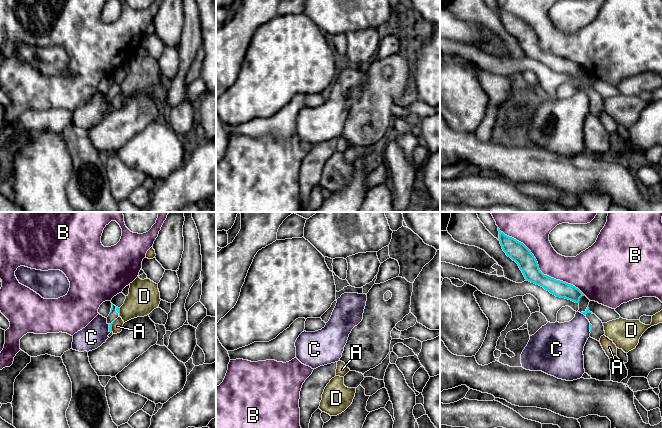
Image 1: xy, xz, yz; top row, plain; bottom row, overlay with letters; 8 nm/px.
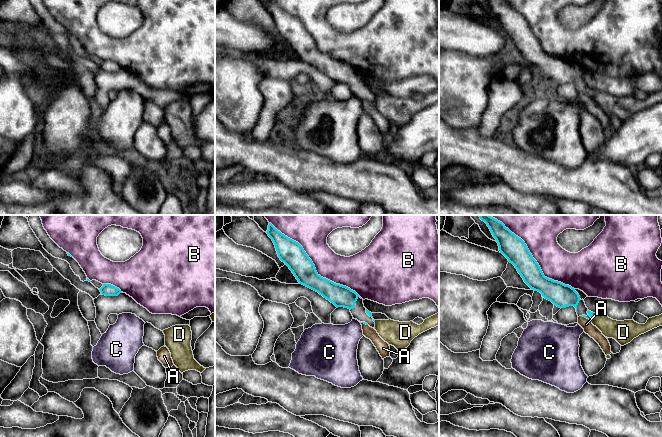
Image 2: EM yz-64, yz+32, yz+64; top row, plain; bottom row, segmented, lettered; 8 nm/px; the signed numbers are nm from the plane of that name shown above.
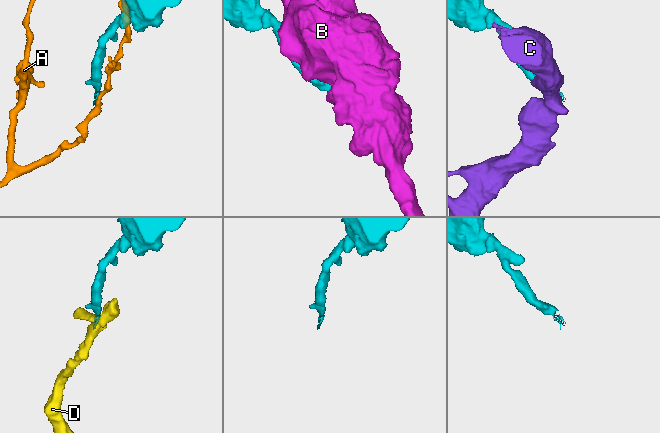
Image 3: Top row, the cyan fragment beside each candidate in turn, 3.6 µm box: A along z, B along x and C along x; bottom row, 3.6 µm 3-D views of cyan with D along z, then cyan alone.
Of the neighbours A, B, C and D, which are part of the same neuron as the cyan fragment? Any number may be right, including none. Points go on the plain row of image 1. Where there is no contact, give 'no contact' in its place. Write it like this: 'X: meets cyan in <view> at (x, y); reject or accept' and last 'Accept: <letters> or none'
A: meets cyan in xy at (111, 101); reject
B: meets cyan in yz at (538, 43); reject
C: meets cyan in xy at (109, 104); reject
D: meets cyan in xy at (119, 88); reject
Accept: none

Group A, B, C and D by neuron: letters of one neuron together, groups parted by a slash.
A / B / C / D

